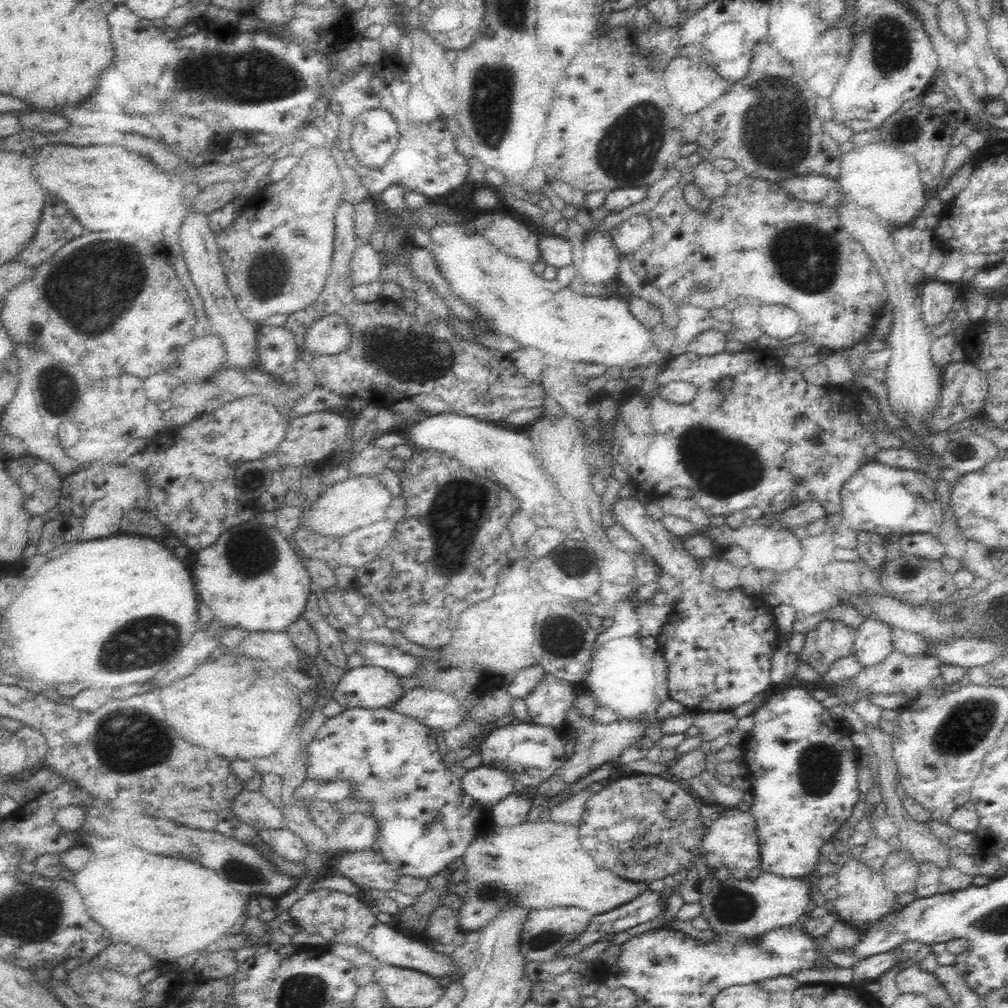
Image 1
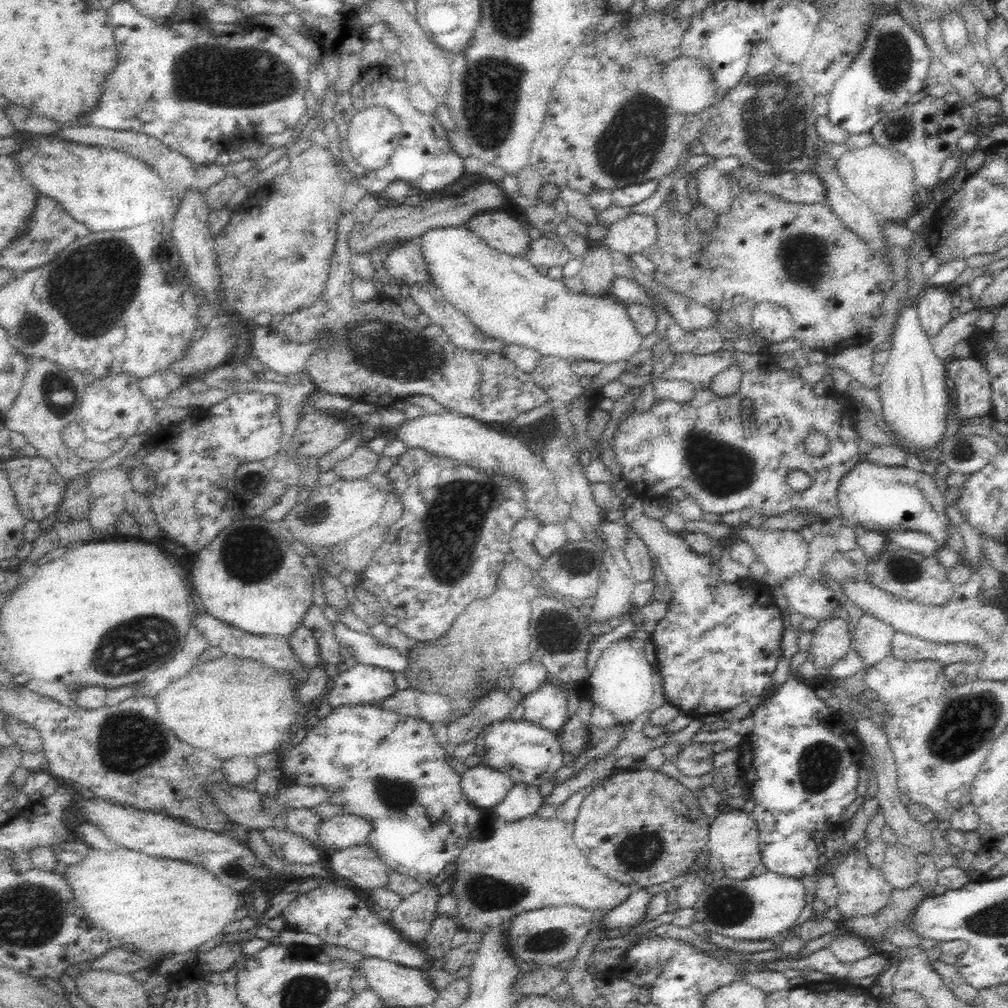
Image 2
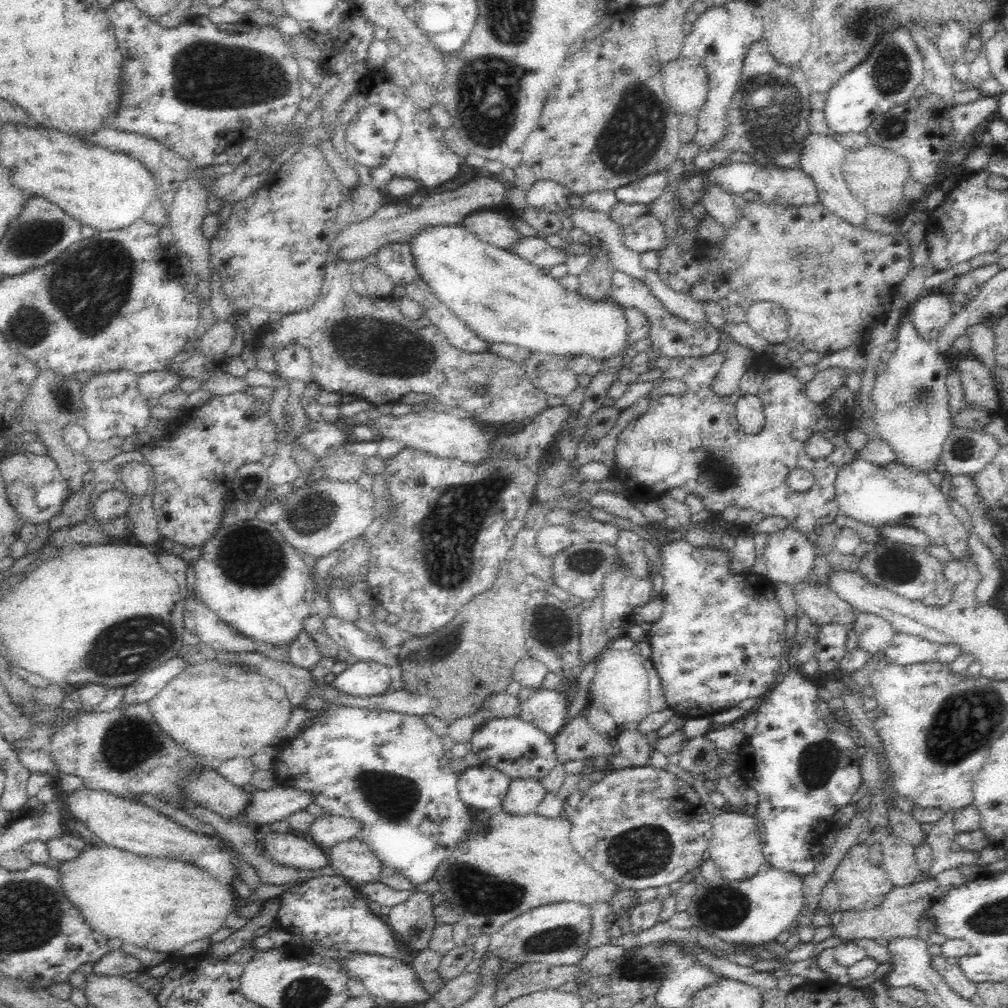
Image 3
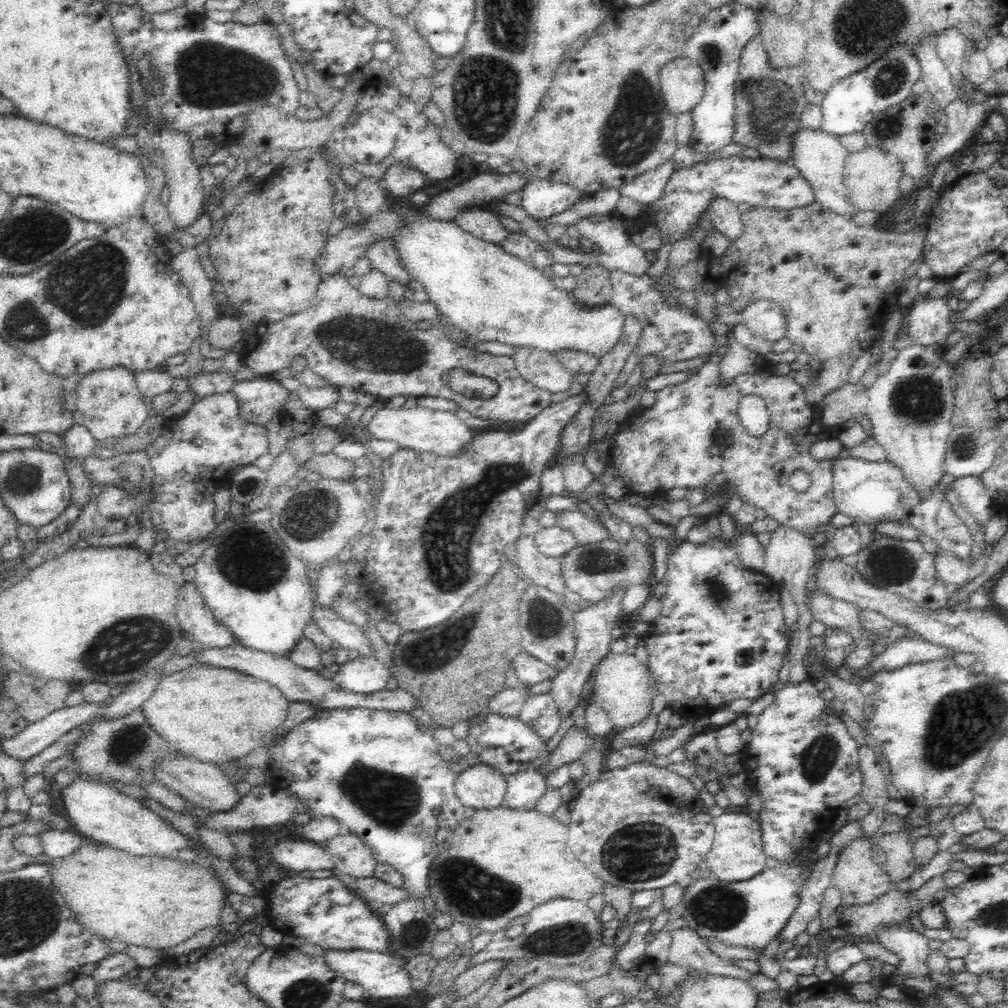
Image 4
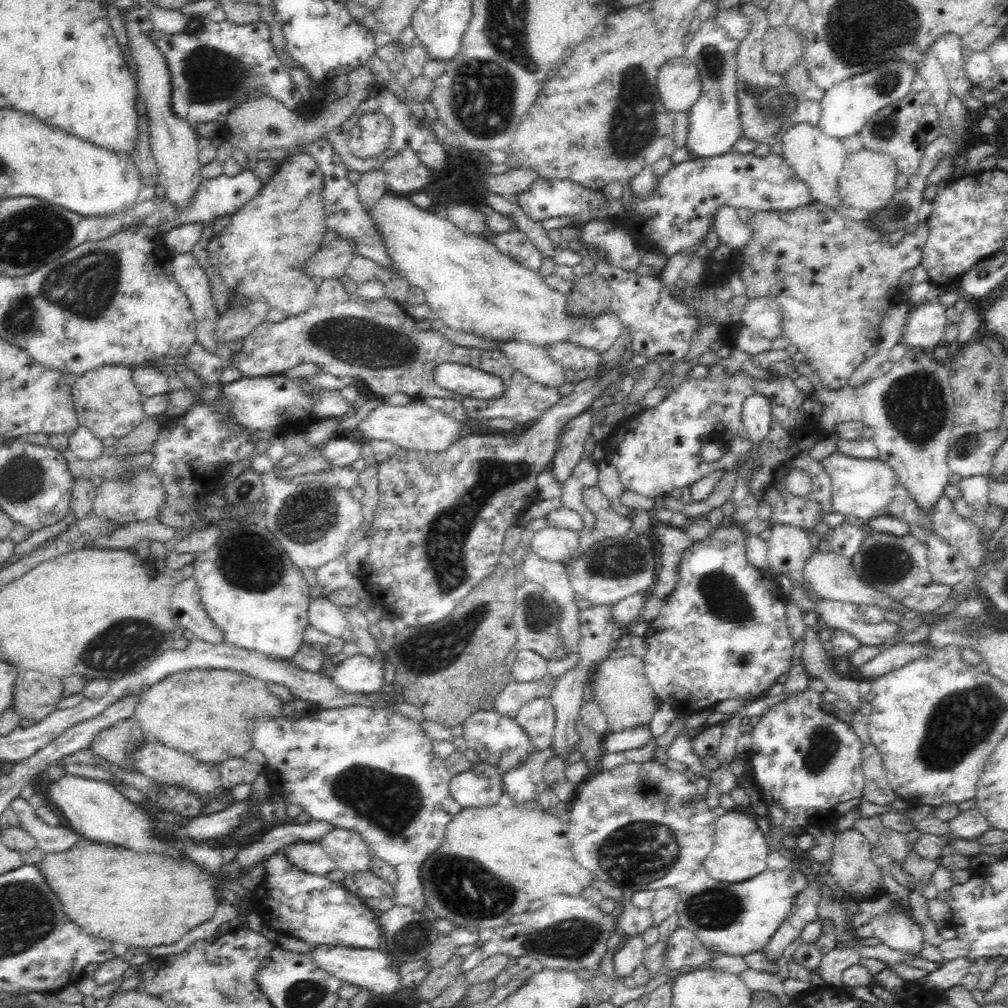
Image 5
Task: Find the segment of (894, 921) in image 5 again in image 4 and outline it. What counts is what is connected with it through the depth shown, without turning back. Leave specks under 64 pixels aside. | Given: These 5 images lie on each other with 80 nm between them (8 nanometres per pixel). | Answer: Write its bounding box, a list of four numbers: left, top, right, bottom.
[874,926,933,984]

